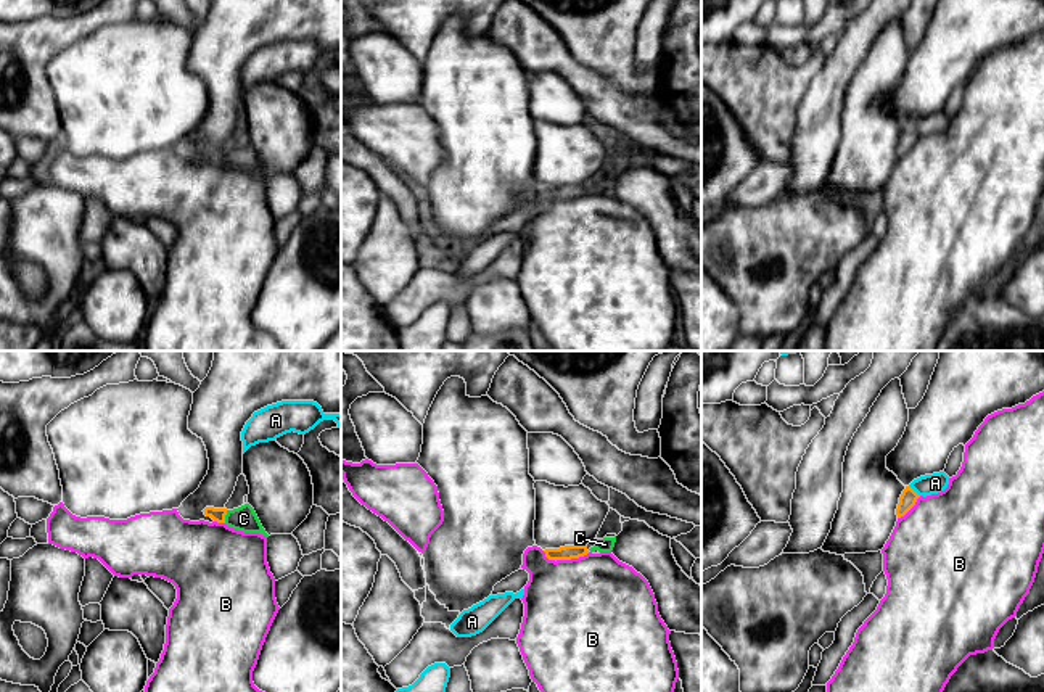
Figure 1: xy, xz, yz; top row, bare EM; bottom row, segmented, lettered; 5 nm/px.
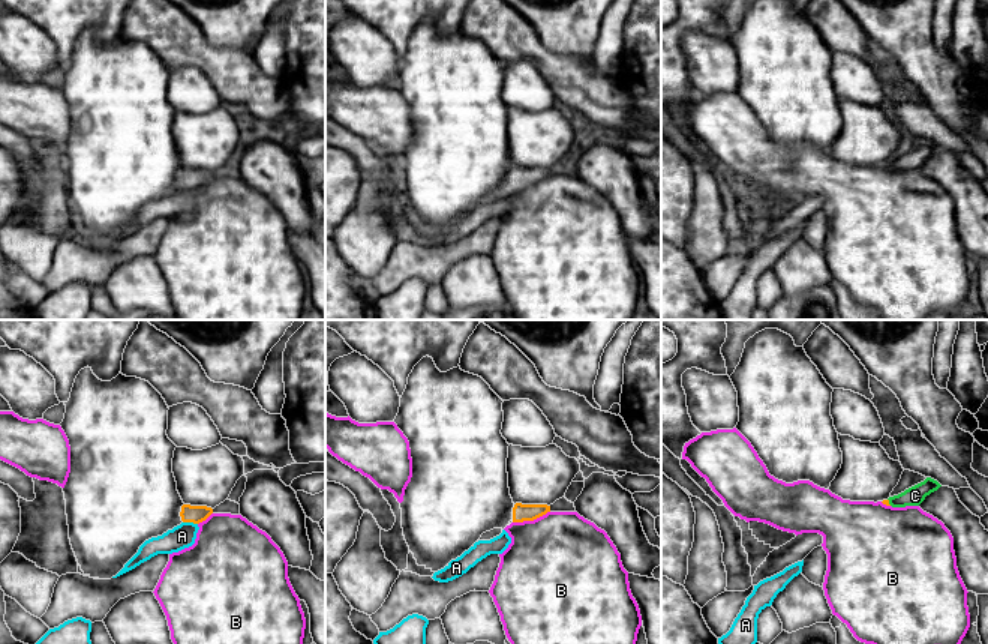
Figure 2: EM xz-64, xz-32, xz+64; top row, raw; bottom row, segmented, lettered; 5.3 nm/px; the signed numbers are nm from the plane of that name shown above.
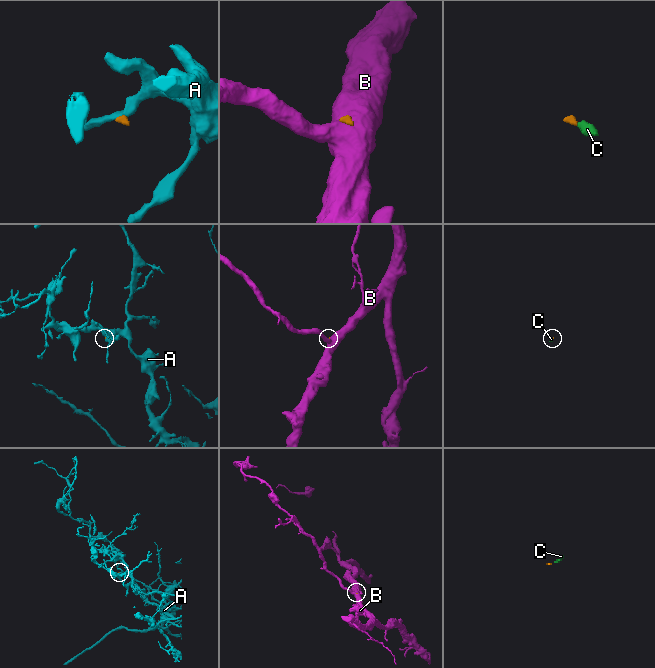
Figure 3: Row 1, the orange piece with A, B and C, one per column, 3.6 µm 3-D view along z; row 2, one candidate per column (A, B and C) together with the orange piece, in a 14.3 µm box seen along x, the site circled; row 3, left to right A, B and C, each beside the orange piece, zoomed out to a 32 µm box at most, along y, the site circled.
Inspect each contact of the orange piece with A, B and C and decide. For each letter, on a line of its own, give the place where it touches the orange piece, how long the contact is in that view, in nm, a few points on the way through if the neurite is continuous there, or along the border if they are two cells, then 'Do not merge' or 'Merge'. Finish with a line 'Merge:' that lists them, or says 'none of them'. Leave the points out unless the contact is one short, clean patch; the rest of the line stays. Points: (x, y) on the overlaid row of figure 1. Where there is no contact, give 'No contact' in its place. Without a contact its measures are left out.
A: Touches orange at yz (914, 491). Shared border 80 nm. Boundary: yz (909, 485), (919, 496). Do not merge
B: Touches orange at xz (565, 559). Shared border 240 nm. Boundary: xz (542, 551), (549, 559), (555, 560), (578, 559), (589, 552). Do not merge
C: Touches orange at xy (224, 517). Shared border 70 nm. Path across: xy (217, 515), (224, 517), (243, 518). Merge
Merge: C

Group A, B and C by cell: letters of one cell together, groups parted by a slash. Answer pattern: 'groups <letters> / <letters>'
groups A / B / C

